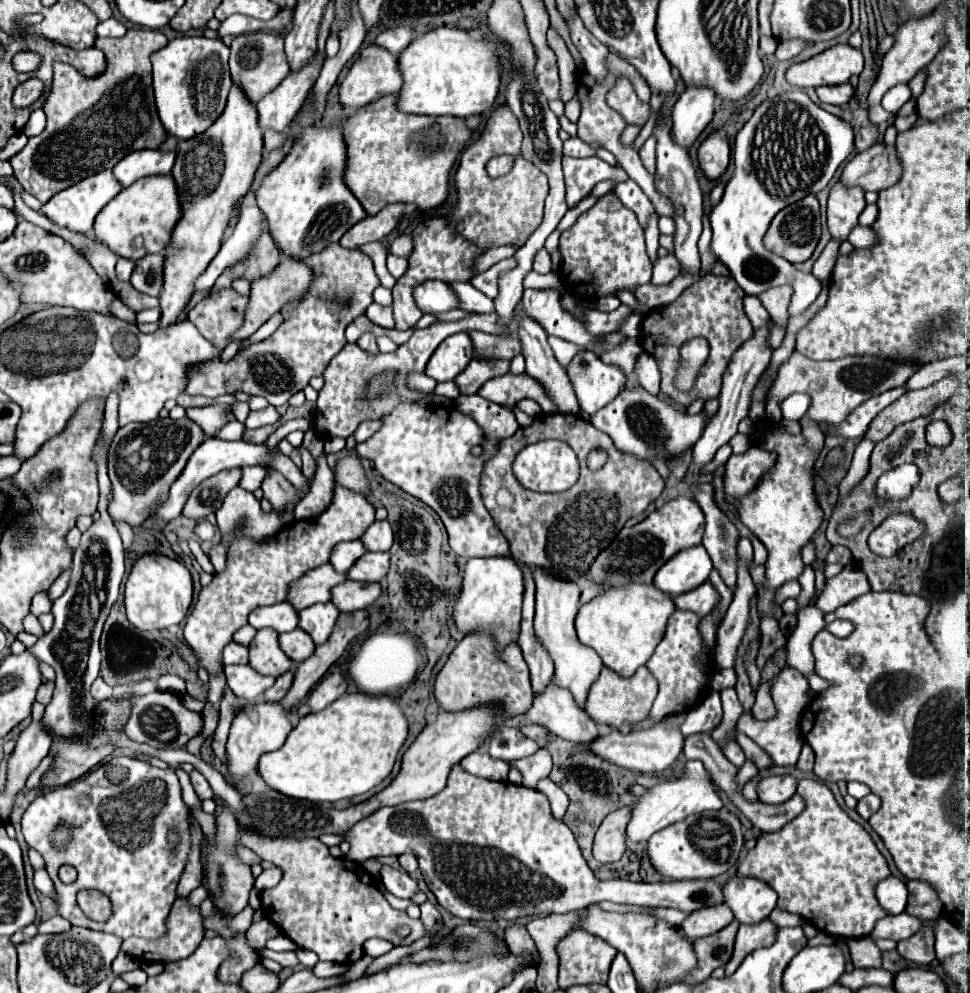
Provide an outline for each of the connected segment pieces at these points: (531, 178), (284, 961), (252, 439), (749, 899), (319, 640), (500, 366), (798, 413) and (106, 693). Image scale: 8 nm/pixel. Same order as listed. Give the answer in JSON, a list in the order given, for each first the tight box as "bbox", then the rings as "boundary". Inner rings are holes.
[{"bbox":[450,106,548,248],"boundary":[[[498,106],[492,118],[488,120],[480,140],[476,140],[470,148],[466,148],[460,158],[460,166],[454,176],[458,190],[458,204],[456,210],[450,214],[450,222],[464,238],[468,238],[480,248],[504,244],[522,246],[526,238],[542,222],[542,208],[548,196],[548,180],[532,162],[520,156],[520,142],[522,132],[516,116],[508,106]],[[496,154],[516,156],[514,168],[502,178],[490,178],[486,174],[486,162]]]},{"bbox":[260,948,298,966],"boundary":[[[262,948],[260,950],[260,954],[262,954],[262,958],[270,958],[270,960],[276,960],[278,964],[282,964],[282,966],[296,966],[298,964],[298,958],[296,958],[296,954],[294,952],[274,952],[274,950],[268,950],[268,948]]]},{"bbox":[242,426,276,444],"boundary":[[[266,426],[266,428],[260,428],[260,430],[248,430],[248,428],[246,428],[242,440],[244,440],[244,442],[250,442],[250,444],[262,444],[274,430],[276,430],[276,428],[268,428],[268,426]]]},{"bbox":[724,876,776,924],"boundary":[[[734,876],[724,884],[724,902],[742,924],[756,924],[768,918],[776,908],[776,898],[776,892],[764,880]]]},{"bbox":[298,602,340,646],"boundary":[[[332,602],[314,604],[310,608],[300,610],[300,624],[298,626],[312,636],[316,646],[320,646],[330,638],[334,626],[338,622],[338,616],[340,616],[340,610]]]},{"bbox":[454,360,508,394],"boundary":[[[472,360],[462,374],[454,378],[462,394],[476,394],[482,384],[508,372],[508,360]]]},{"bbox":[782,394,810,420],"boundary":[[[792,394],[782,402],[782,414],[788,420],[800,420],[806,414],[806,408],[810,406],[810,396],[806,394]]]},{"bbox":[92,678,112,702],"boundary":[[[96,678],[94,684],[92,684],[92,696],[94,696],[94,700],[98,700],[98,702],[108,700],[108,698],[112,698],[112,688],[110,688],[102,678]]]}]

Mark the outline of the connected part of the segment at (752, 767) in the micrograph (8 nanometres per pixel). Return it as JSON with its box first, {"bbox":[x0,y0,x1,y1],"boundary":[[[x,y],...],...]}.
{"bbox":[738,760,758,786],"boundary":[[[746,760],[744,762],[744,766],[740,768],[740,772],[738,772],[738,782],[744,786],[752,776],[756,776],[758,774],[758,768],[756,768],[756,764],[752,762],[752,760]]]}

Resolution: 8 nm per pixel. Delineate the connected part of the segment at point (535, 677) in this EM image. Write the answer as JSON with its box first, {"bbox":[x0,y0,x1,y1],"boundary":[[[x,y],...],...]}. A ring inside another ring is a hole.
{"bbox":[520,564,554,694],"boundary":[[[520,564],[522,572],[524,572],[524,580],[526,580],[526,592],[524,592],[524,608],[522,608],[522,630],[520,630],[520,648],[524,654],[524,660],[530,668],[530,680],[532,680],[532,692],[540,694],[552,674],[554,674],[554,664],[550,660],[550,656],[546,654],[546,650],[538,644],[534,630],[532,630],[532,618],[534,618],[534,582],[532,582],[532,574],[530,570],[526,570]]]}

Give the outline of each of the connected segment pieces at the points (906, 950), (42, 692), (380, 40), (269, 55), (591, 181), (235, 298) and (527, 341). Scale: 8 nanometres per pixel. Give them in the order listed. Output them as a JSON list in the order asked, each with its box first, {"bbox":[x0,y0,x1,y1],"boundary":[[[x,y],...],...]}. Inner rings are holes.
[{"bbox":[898,928,936,964],"boundary":[[[930,928],[920,930],[908,940],[898,942],[898,952],[906,960],[912,960],[916,964],[930,964],[936,954],[934,954],[934,932]]]},{"bbox":[36,682,54,706],"boundary":[[[44,682],[44,684],[40,686],[38,694],[36,694],[36,700],[38,700],[40,704],[48,706],[50,700],[52,700],[52,692],[54,692],[54,684],[52,684],[52,682]]]},{"bbox":[376,28,416,54],"boundary":[[[392,28],[392,30],[382,32],[376,38],[376,44],[384,46],[386,50],[390,50],[394,54],[400,54],[404,48],[408,48],[408,44],[414,38],[416,38],[416,30],[414,28]]]},{"bbox":[230,32,290,104],"boundary":[[[250,32],[250,34],[236,36],[230,44],[230,72],[232,72],[232,80],[242,86],[242,90],[254,104],[258,100],[262,100],[290,72],[290,64],[284,54],[282,34],[278,34],[278,32]]]},{"bbox":[564,158,614,208],"boundary":[[[564,158],[564,176],[566,176],[566,202],[574,208],[584,200],[592,188],[598,184],[598,170],[614,170],[614,166],[604,160],[592,158]]]},{"bbox":[188,290,248,346],"boundary":[[[222,290],[220,294],[198,302],[188,312],[188,320],[192,320],[206,340],[224,346],[228,336],[240,328],[246,304],[248,298],[238,292]]]},{"bbox":[518,318,580,416],"boundary":[[[524,318],[522,324],[520,324],[520,330],[518,330],[518,336],[522,340],[522,350],[524,350],[524,358],[526,358],[526,374],[532,376],[534,380],[538,380],[544,386],[548,398],[556,404],[560,414],[574,414],[576,416],[580,412],[576,394],[572,392],[572,384],[570,384],[568,376],[566,376],[566,370],[556,362],[548,342],[546,342],[548,336],[546,336],[544,328],[538,322],[534,322],[530,318]]]}]

